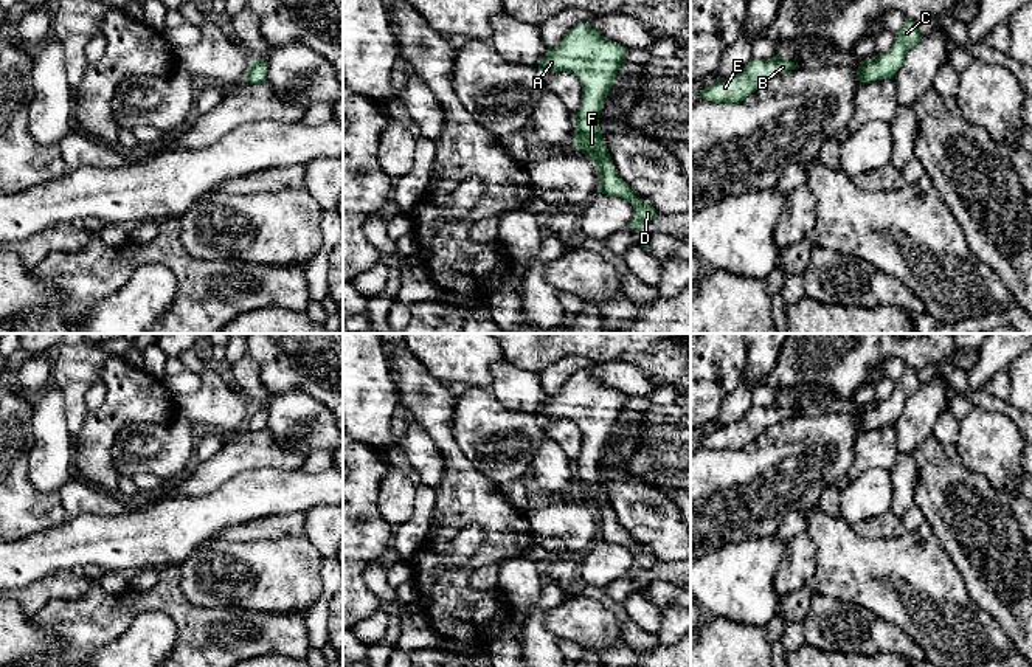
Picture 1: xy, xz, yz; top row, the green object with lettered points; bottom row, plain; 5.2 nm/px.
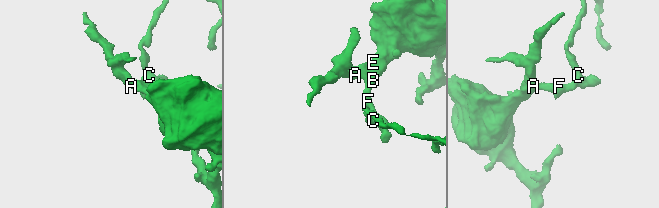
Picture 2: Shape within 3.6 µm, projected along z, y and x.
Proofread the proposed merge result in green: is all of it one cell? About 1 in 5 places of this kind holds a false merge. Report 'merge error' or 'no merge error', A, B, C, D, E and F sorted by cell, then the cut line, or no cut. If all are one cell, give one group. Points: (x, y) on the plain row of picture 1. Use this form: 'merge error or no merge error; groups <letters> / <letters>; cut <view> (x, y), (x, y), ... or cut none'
no merge error; groups A B C D E F; cut none

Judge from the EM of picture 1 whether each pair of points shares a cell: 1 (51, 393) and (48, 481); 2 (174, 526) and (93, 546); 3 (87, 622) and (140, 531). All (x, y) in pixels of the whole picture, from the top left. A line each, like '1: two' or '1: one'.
1: one
2: one
3: two

